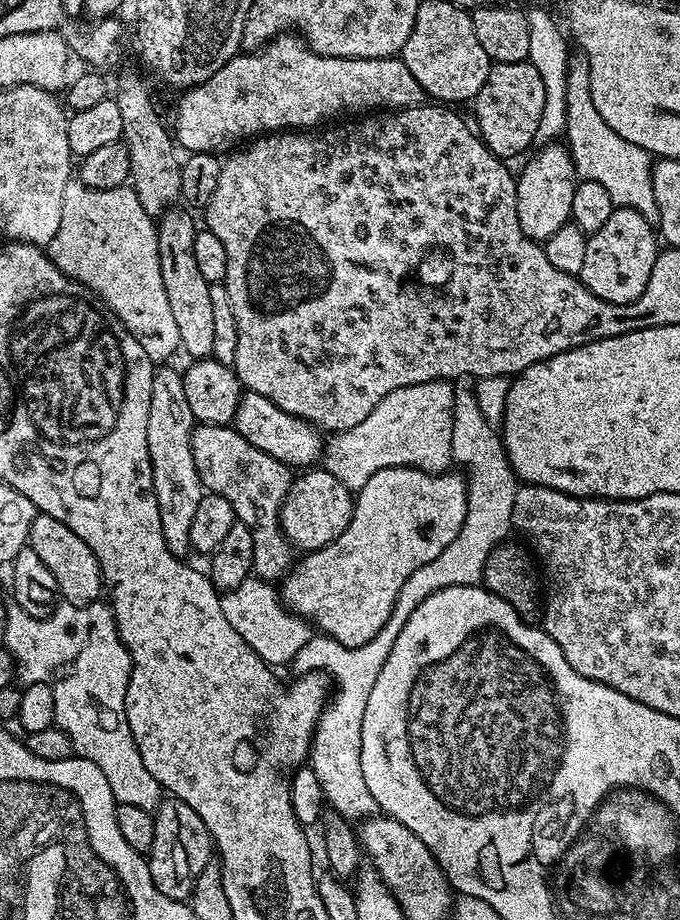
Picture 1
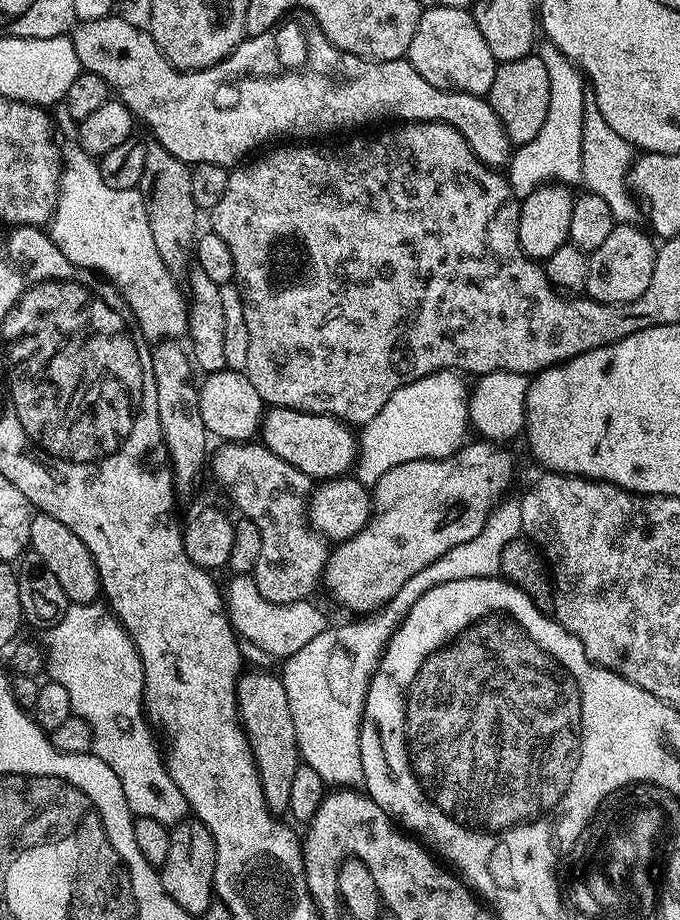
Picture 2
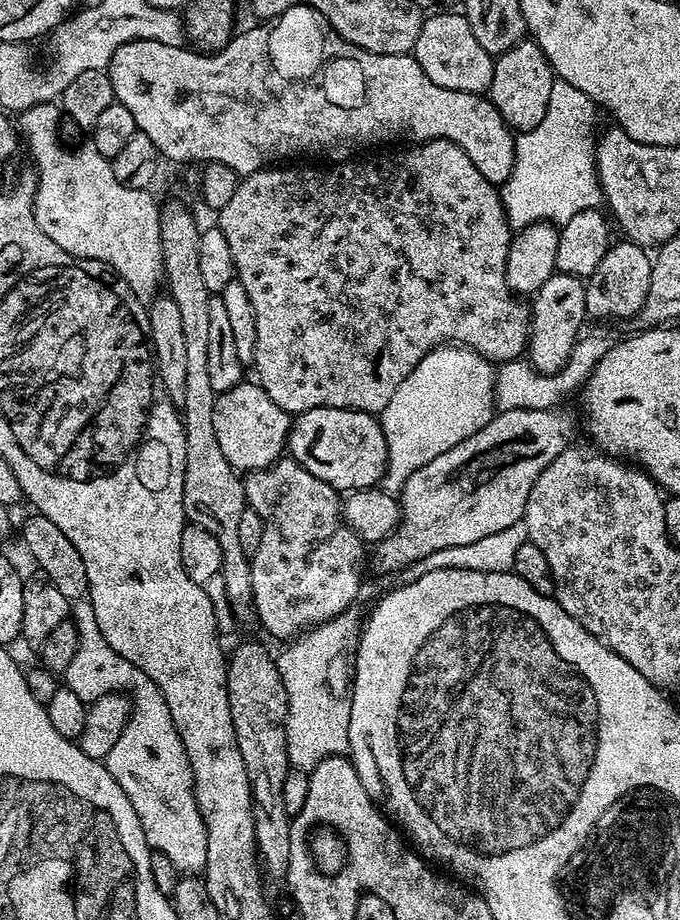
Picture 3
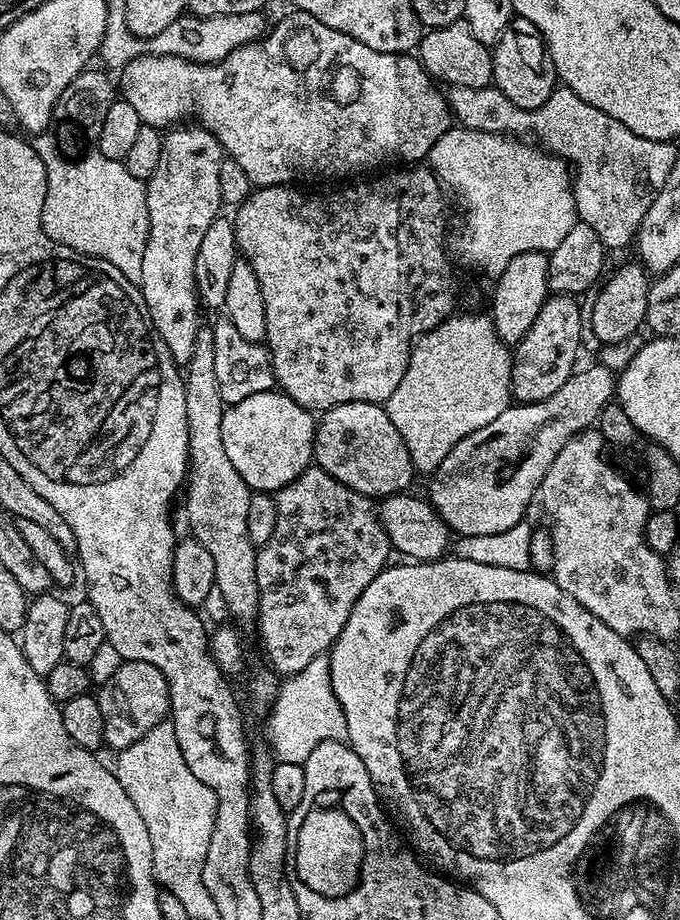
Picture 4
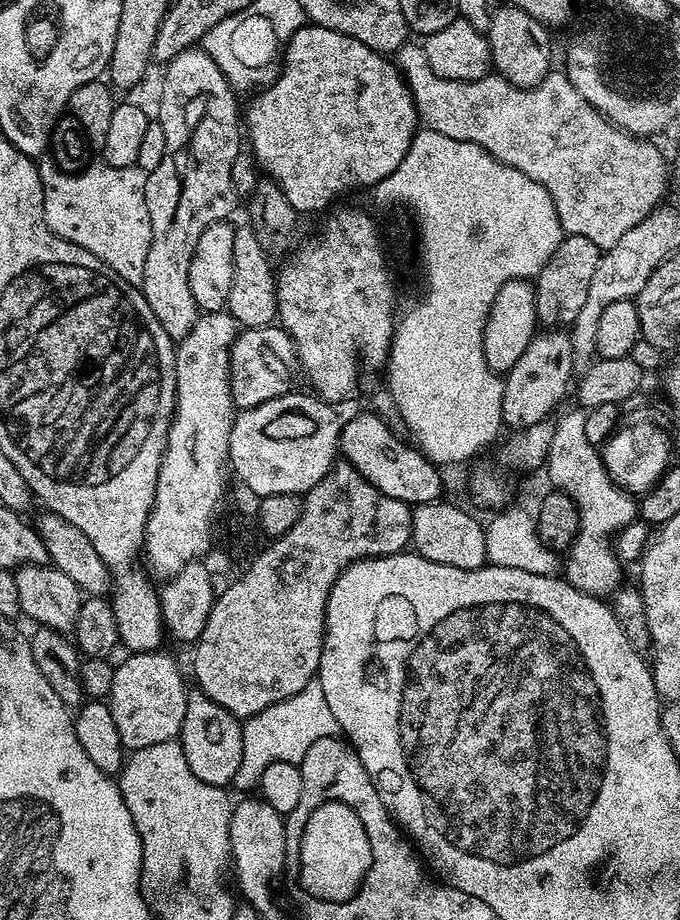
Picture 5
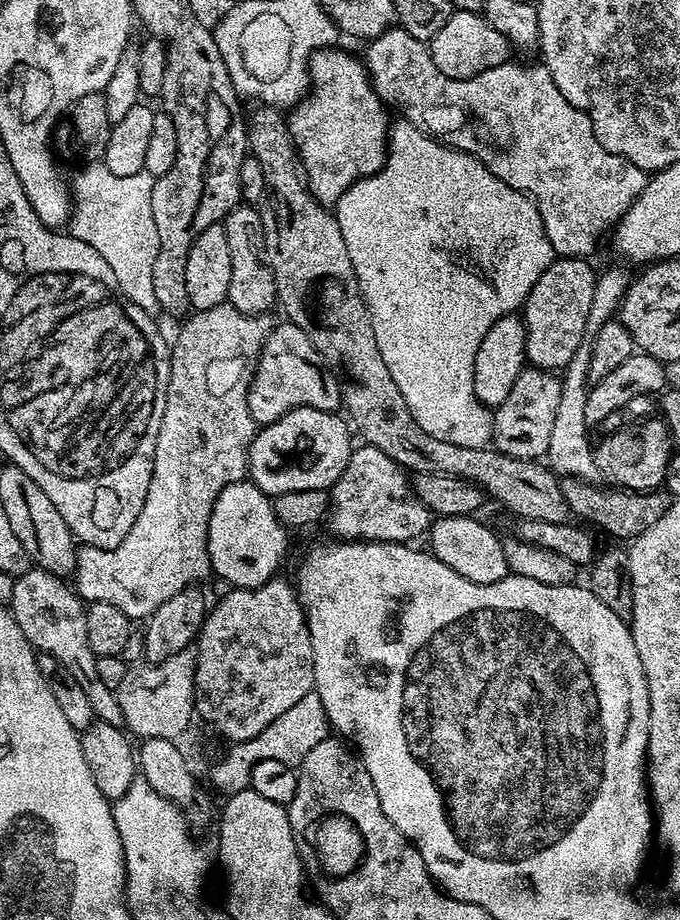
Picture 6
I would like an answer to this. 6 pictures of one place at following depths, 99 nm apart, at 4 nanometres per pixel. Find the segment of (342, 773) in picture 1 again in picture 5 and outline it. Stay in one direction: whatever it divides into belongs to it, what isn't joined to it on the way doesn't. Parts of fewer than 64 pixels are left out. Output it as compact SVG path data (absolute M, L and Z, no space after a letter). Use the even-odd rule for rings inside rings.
M318 682L310 683L298 694L286 698L283 702L274 702L274 706L266 706L266 710L249 716L243 721L242 762L234 774L232 784L235 787L255 789L259 785L262 770L266 766L270 766L270 762L277 760L278 762L300 764L306 750L310 750L310 746L314 746L314 742L318 742L322 738L336 736L339 732L340 727L334 718L334 713L330 711L330 706L326 706L326 694L322 694L322 686Z

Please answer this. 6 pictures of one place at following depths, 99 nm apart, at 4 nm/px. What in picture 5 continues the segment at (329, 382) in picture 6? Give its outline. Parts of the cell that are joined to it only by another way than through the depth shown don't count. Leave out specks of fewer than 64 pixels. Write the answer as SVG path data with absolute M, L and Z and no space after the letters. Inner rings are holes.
M246 328L237 331L228 355L228 377L232 402L237 409L253 408L270 398L285 396L293 391L297 376L296 347L285 328Z

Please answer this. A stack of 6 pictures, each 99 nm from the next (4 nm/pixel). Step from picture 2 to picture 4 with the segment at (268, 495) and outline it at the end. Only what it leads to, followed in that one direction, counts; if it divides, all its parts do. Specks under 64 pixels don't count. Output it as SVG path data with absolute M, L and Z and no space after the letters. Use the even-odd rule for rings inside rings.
M310 466L298 478L294 478L294 482L279 488L274 494L274 499L278 510L278 522L274 526L274 534L270 538L270 542L259 545L256 554L256 577L258 578L258 594L260 595L258 629L260 628L260 640L264 643L264 652L268 655L269 661L267 660L267 663L273 672L287 678L298 670L302 670L302 666L308 666L314 658L325 655L331 649L336 639L342 634L342 630L347 626L350 610L354 610L354 606L359 602L362 590L366 590L366 586L370 586L370 582L374 582L374 578L378 578L378 574L389 567L388 555L393 555L394 549L386 530L380 524L380 513L373 497L363 496L350 490L350 486L338 482L338 478L326 474L326 470Z

